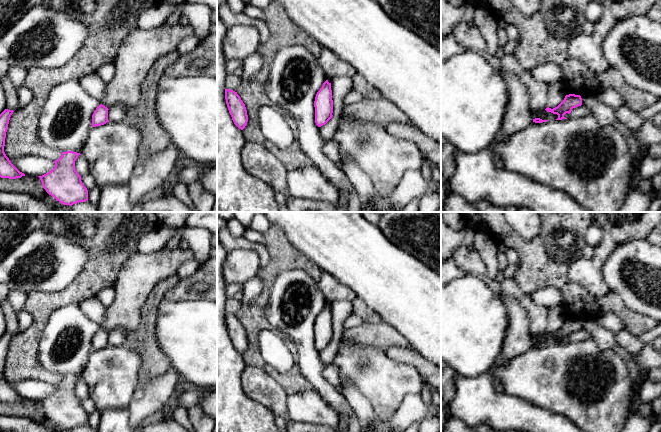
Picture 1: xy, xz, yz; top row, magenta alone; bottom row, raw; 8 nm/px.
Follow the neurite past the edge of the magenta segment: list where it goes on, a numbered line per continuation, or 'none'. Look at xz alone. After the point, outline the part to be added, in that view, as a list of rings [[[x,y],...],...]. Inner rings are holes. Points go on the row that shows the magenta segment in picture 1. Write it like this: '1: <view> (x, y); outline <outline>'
none

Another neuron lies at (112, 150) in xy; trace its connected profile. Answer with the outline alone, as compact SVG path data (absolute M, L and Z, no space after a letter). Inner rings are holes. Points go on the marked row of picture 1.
M109 121L104 125L92 127L81 155L86 159L97 186L102 188L107 185L127 185L133 176L135 165L140 161L140 143L140 132L126 121Z

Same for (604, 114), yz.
M597 94L582 95L581 98L582 105L591 111L601 127L614 125L614 110L602 103Z

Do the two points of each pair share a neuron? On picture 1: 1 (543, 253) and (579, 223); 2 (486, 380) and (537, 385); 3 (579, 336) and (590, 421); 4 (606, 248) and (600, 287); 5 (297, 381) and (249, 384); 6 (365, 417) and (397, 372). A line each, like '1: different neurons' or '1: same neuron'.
1: same neuron
2: different neurons
3: different neurons
4: same neuron
5: different neurons
6: different neurons

